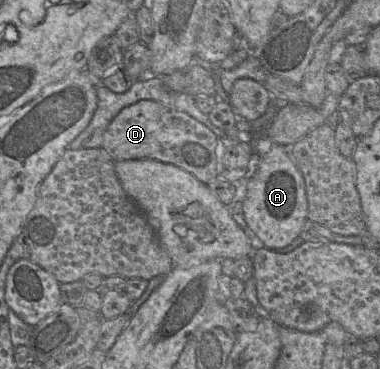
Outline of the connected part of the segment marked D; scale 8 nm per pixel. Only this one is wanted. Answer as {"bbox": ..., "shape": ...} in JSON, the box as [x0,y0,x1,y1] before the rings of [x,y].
{"bbox":[101,100,220,184],"shape":[[[140,100],[123,108],[108,125],[101,148],[113,161],[157,160],[177,166],[205,184],[218,177],[220,138],[189,114],[153,100]]]}

